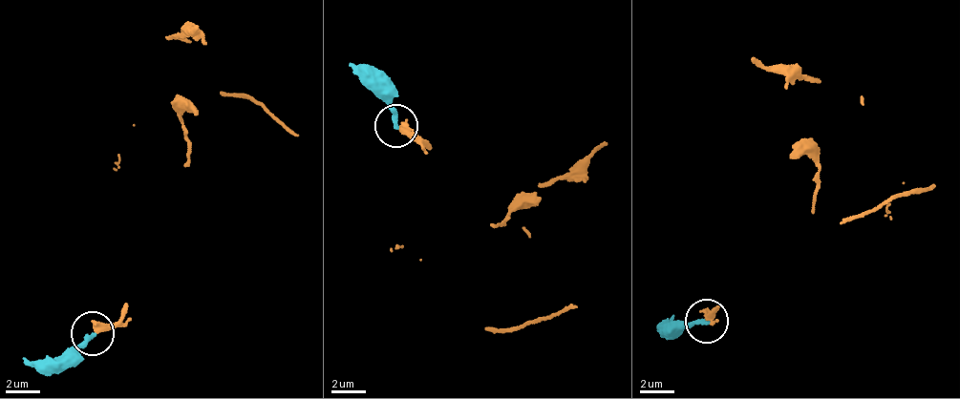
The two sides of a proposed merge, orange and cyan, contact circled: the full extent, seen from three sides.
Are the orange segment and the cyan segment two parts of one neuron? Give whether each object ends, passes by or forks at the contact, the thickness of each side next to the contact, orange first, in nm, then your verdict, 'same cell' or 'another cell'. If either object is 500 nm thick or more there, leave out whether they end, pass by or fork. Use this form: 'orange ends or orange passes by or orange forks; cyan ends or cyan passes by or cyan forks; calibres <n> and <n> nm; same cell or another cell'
orange ends; cyan ends; calibres 360 and 240 nm; another cell

